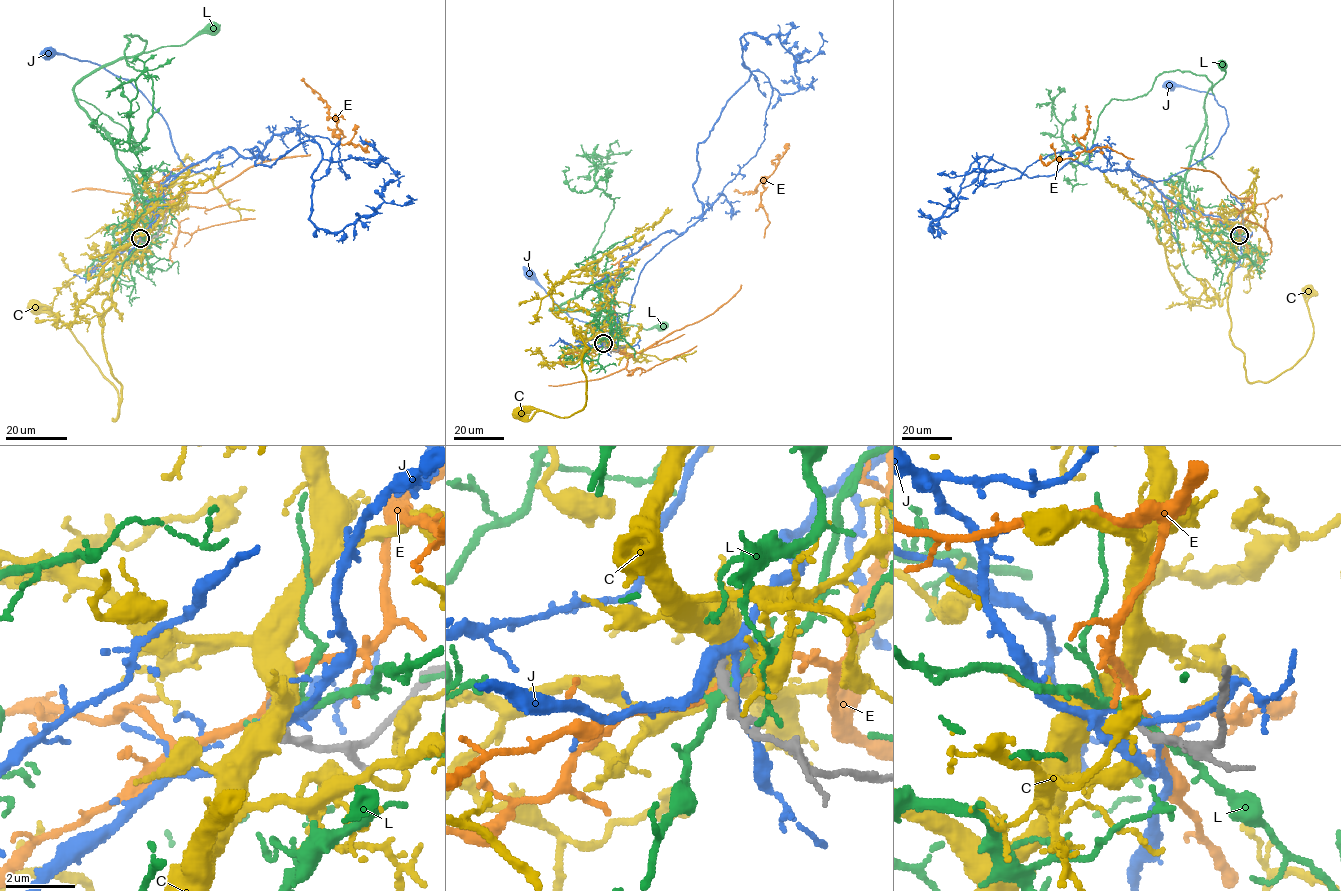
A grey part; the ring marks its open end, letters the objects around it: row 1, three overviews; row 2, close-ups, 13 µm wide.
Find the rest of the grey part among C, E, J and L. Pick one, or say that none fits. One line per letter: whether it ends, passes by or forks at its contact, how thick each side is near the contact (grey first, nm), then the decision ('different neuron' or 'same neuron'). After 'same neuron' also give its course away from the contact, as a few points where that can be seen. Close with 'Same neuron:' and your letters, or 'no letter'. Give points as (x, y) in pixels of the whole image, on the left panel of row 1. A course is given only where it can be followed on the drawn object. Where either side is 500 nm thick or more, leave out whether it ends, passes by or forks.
C: 280 nm thick on the grey side, 550 nm on the other; different neuron
E: it passes by; 320 nm thick on the grey side, 220 nm on the other; different neuron
J: it passes by; 340 nm thick on the grey side, 160 nm on the other; different neuron
L: it passes by; 320 nm thick on the grey side, 240 nm on the other; different neuron
Same neuron: no letter

